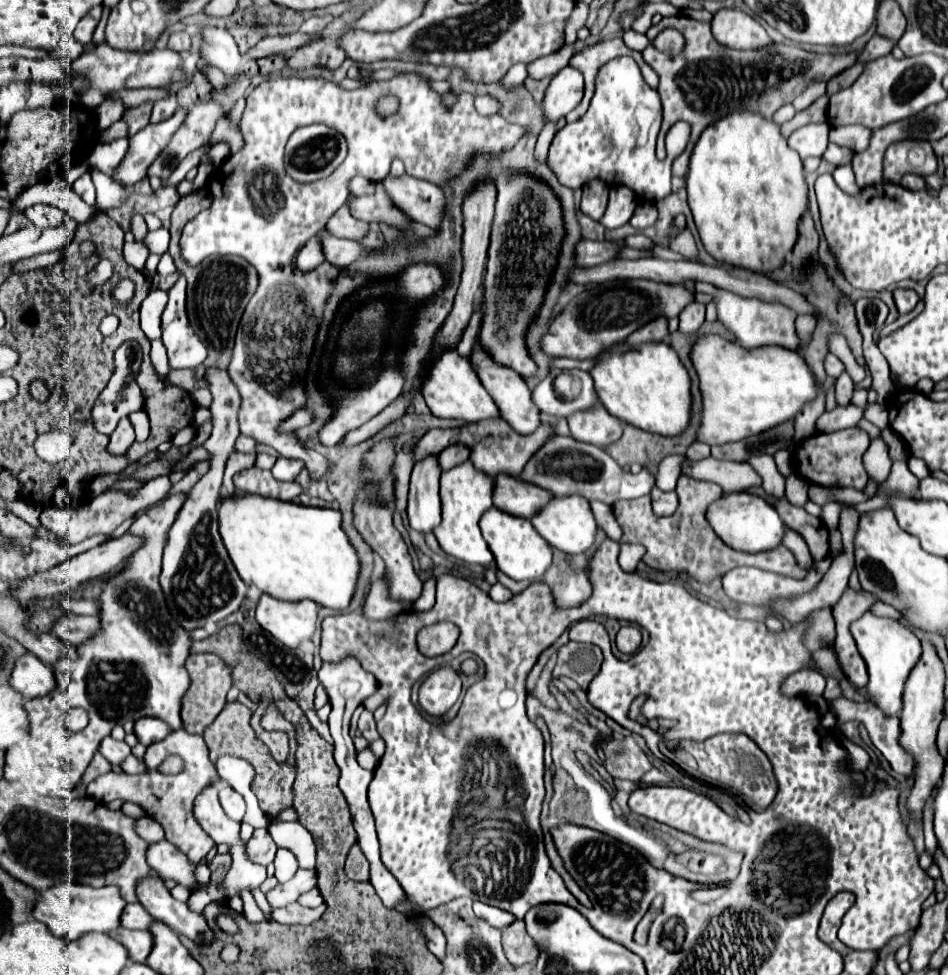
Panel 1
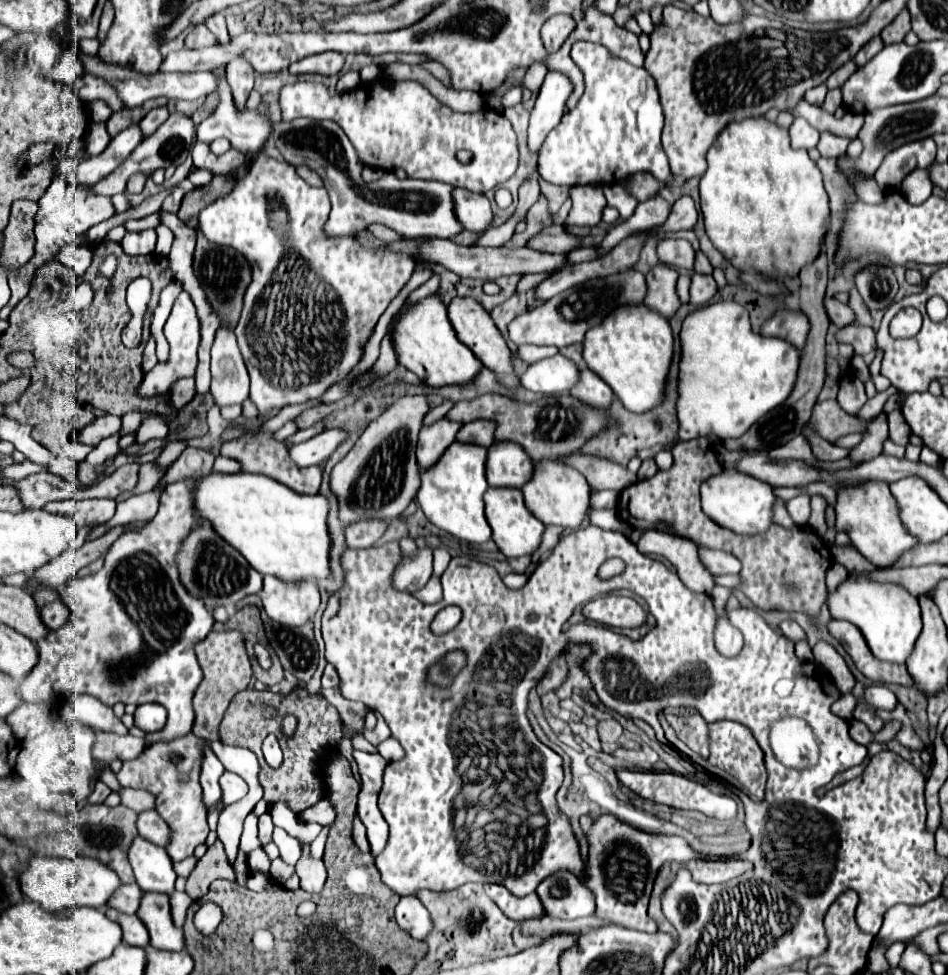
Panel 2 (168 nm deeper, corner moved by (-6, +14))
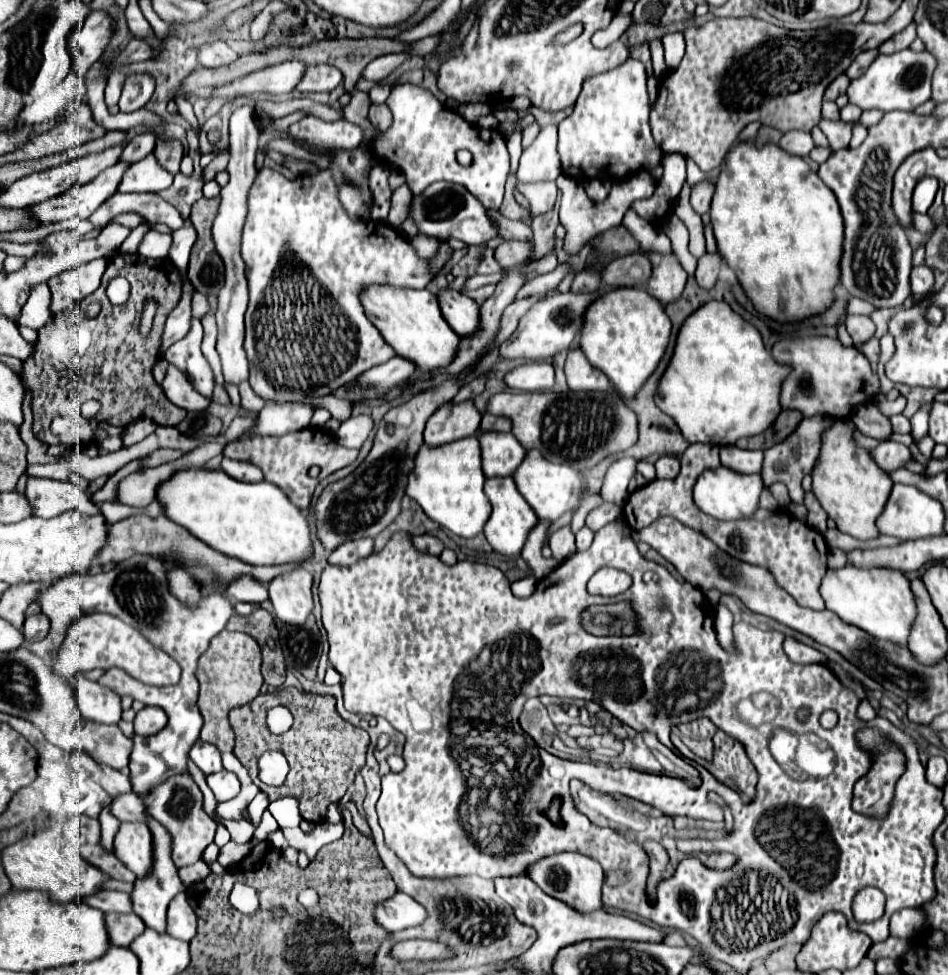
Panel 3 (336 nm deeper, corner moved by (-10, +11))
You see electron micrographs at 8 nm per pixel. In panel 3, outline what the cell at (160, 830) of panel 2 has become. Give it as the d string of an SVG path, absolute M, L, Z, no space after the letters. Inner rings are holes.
M132 792L116 796L110 804L110 812L122 822L132 822L132 820L146 822L146 808L142 800L138 800L138 796Z

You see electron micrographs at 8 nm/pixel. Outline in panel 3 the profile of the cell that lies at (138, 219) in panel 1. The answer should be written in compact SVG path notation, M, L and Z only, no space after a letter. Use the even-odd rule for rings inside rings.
M148 154L140 162L130 164L130 168L126 170L126 178L122 178L122 184L118 186L118 192L159 193L171 186L172 180L174 176L158 164L156 156Z

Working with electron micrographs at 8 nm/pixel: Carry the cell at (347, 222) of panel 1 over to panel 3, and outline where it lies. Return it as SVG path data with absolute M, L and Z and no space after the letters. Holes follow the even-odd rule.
M414 236L410 238L410 242L414 244L414 248L418 250L418 256L422 256L424 260L432 260L436 256L436 250L438 250L438 240L432 238L432 236Z

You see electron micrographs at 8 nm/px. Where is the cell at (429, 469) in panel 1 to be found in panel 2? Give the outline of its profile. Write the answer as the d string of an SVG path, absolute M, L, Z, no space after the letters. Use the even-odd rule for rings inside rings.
M440 419L432 427L420 429L416 459L418 459L418 465L422 471L436 465L436 461L440 461L442 453L454 443L454 435L458 429L460 429L458 423L452 423L446 419Z

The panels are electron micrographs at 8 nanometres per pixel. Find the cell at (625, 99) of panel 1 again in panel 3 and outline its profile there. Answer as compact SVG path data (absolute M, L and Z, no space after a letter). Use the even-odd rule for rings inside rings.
M626 60L614 70L588 78L574 112L558 126L558 152L564 172L574 178L624 178L636 170L656 168L662 162L662 150L650 134L648 114L642 62Z

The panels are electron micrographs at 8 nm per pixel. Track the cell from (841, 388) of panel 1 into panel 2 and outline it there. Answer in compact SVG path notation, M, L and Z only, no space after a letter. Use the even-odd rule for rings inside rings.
M848 377L848 379L840 379L840 389L838 389L838 403L844 411L848 411L850 415L856 415L856 411L866 403L866 391L864 391L864 383L860 379Z

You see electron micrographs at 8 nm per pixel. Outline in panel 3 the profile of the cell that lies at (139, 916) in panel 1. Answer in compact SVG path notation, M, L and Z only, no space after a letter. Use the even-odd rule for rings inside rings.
M102 890L102 892L96 892L94 896L86 896L86 900L76 900L76 902L84 902L92 908L102 910L104 914L108 914L108 912L132 912L130 894L126 894L126 892Z

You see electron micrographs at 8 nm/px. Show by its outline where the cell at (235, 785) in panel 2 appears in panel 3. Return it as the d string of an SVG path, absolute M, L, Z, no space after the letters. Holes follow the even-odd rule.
M222 770L222 772L214 772L210 776L206 776L206 782L210 786L210 790L214 792L216 800L218 802L224 802L224 800L232 800L238 792L240 792L240 782L238 778L228 772L228 770Z

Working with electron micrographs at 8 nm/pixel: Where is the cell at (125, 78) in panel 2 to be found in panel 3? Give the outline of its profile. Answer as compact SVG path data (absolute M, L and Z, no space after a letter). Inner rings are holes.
M292 60L266 70L258 70L244 78L238 78L232 84L220 86L214 90L214 96L242 96L242 94L290 94L302 76L306 74L306 64Z

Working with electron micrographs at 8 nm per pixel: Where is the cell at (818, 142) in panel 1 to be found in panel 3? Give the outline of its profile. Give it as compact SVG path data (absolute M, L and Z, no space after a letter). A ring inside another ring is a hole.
M790 130L786 132L778 146L788 152L788 154L794 154L794 156L808 156L810 150L814 148L814 140L810 136L810 132L802 132L802 130Z

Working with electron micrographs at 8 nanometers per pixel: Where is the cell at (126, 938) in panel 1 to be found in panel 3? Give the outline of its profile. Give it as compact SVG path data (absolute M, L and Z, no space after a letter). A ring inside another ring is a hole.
M130 912L130 914L106 914L106 928L110 932L110 942L114 946L130 946L130 942L144 932L146 924L134 912Z

